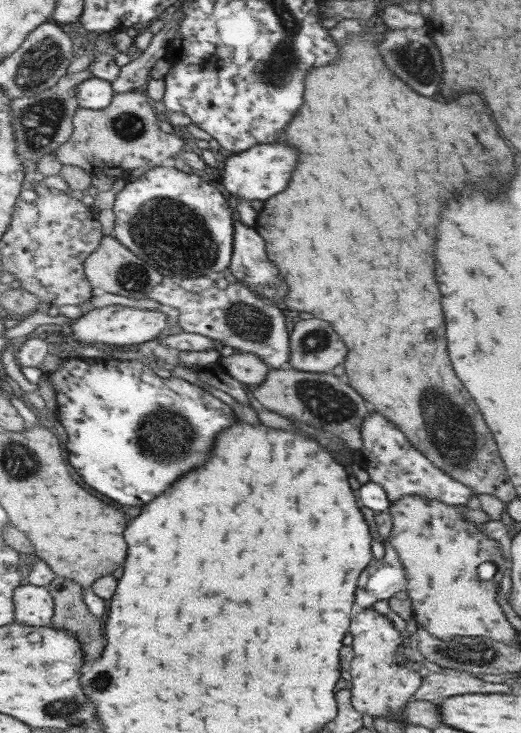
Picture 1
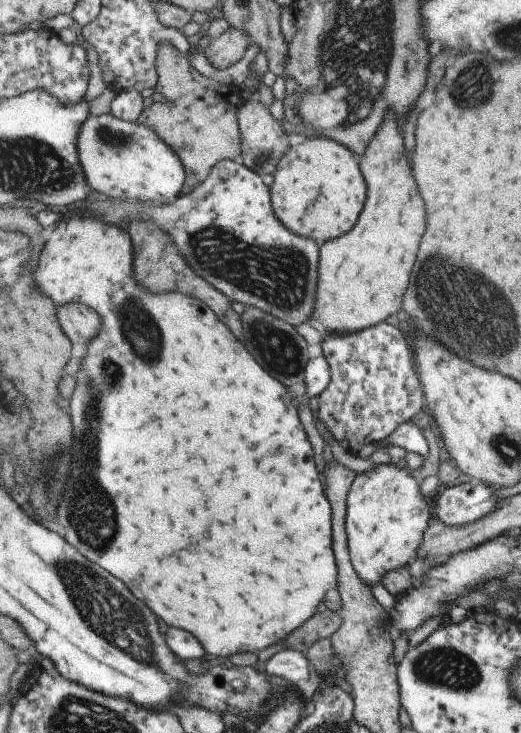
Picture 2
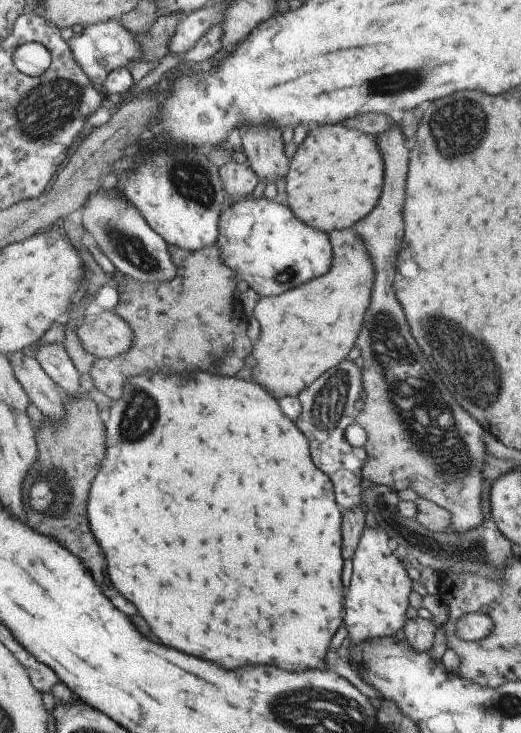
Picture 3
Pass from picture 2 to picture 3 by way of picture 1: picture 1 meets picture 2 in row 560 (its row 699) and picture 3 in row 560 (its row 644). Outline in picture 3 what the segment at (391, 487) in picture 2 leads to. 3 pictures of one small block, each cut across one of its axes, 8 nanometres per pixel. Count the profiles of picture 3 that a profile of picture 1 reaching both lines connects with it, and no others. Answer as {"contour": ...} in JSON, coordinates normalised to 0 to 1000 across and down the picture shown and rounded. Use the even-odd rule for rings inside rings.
{"contour":[[[727,715],[701,719],[676,764],[674,795],[662,816],[660,853],[676,879],[668,891],[681,879],[754,869],[766,859],[775,859],[793,790],[774,767],[768,756],[754,756],[747,745],[747,729],[735,719]]]}

